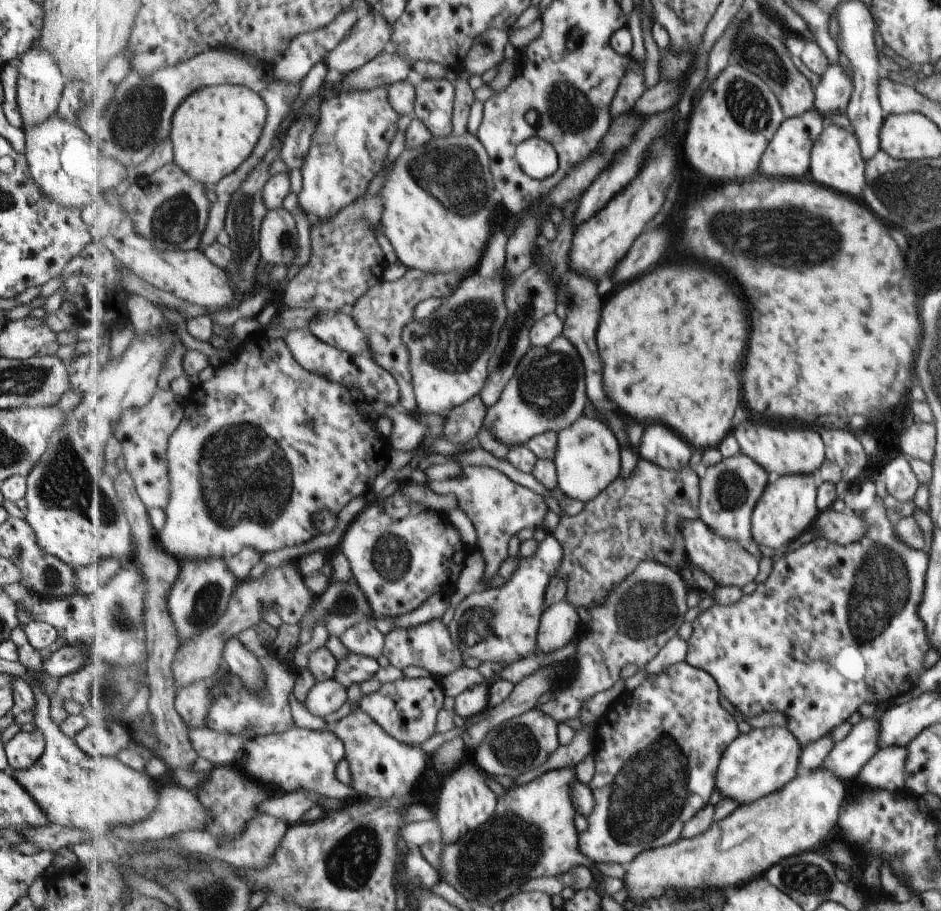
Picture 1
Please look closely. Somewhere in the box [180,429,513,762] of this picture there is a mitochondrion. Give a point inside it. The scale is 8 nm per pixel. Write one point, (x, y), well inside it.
(392, 557)

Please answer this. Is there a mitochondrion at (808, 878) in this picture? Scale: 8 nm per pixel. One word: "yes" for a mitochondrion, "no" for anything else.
yes

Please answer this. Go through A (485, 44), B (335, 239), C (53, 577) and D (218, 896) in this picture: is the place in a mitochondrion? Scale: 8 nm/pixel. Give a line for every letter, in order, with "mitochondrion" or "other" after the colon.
A: other
B: other
C: mitochondrion
D: mitochondrion

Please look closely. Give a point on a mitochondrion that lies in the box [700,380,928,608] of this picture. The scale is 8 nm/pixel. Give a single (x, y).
(731, 491)

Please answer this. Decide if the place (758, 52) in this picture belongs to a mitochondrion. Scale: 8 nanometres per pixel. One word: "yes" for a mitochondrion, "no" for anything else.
yes

